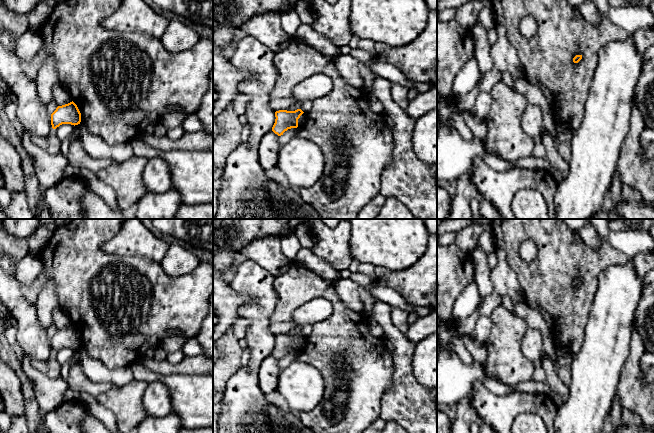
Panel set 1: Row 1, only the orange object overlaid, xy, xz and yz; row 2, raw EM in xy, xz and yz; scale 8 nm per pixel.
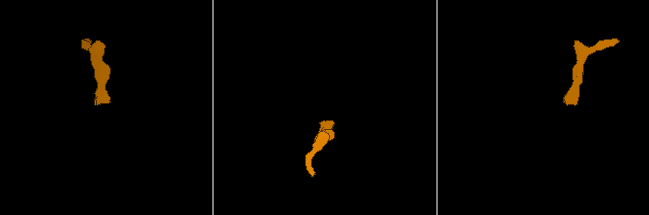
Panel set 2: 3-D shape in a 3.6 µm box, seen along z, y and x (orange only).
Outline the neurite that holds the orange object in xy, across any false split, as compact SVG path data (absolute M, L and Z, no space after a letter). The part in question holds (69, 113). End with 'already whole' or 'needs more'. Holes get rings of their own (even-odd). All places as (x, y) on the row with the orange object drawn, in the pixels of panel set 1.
M72 101L68 104L58 106L51 114L51 125L56 129L62 124L78 125L81 122L81 113L77 105Z | already whole

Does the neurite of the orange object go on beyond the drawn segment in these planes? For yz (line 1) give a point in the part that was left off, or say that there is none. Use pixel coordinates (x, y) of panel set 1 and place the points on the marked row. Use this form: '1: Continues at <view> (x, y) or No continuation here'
1: No continuation here

